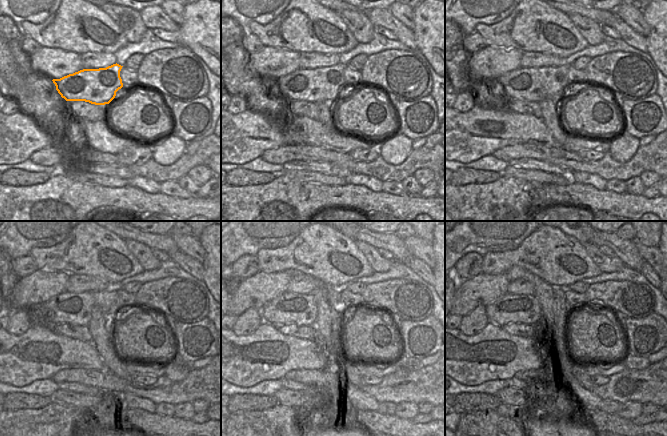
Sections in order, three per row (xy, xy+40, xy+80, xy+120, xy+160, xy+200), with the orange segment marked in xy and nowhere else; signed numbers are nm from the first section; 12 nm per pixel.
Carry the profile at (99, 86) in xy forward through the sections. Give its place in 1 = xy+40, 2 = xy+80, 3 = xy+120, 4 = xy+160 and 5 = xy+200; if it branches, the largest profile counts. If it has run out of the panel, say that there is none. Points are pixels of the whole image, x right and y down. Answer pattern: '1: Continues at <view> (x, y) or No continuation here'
1: Continues at xy+40 (318, 85)
2: Continues at xy+80 (549, 82)
3: Continues at xy+120 (66, 308)
4: Continues at xy+160 (288, 308)
5: Continues at xy+200 (510, 308).

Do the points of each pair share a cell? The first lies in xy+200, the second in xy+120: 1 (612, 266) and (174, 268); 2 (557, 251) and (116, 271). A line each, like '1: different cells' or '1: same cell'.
1: different cells
2: same cell

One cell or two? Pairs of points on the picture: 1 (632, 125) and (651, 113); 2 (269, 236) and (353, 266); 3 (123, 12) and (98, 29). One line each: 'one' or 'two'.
1: one
2: two
3: two

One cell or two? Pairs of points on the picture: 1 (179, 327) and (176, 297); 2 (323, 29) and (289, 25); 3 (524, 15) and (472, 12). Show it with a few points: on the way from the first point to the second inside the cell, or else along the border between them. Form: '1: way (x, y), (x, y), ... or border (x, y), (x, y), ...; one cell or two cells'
1: border (166, 315), (184, 323), (194, 323), (202, 320); two cells
2: way (315, 28), (297, 27); one cell
3: border (513, 10), (498, 22), (488, 25); two cells

